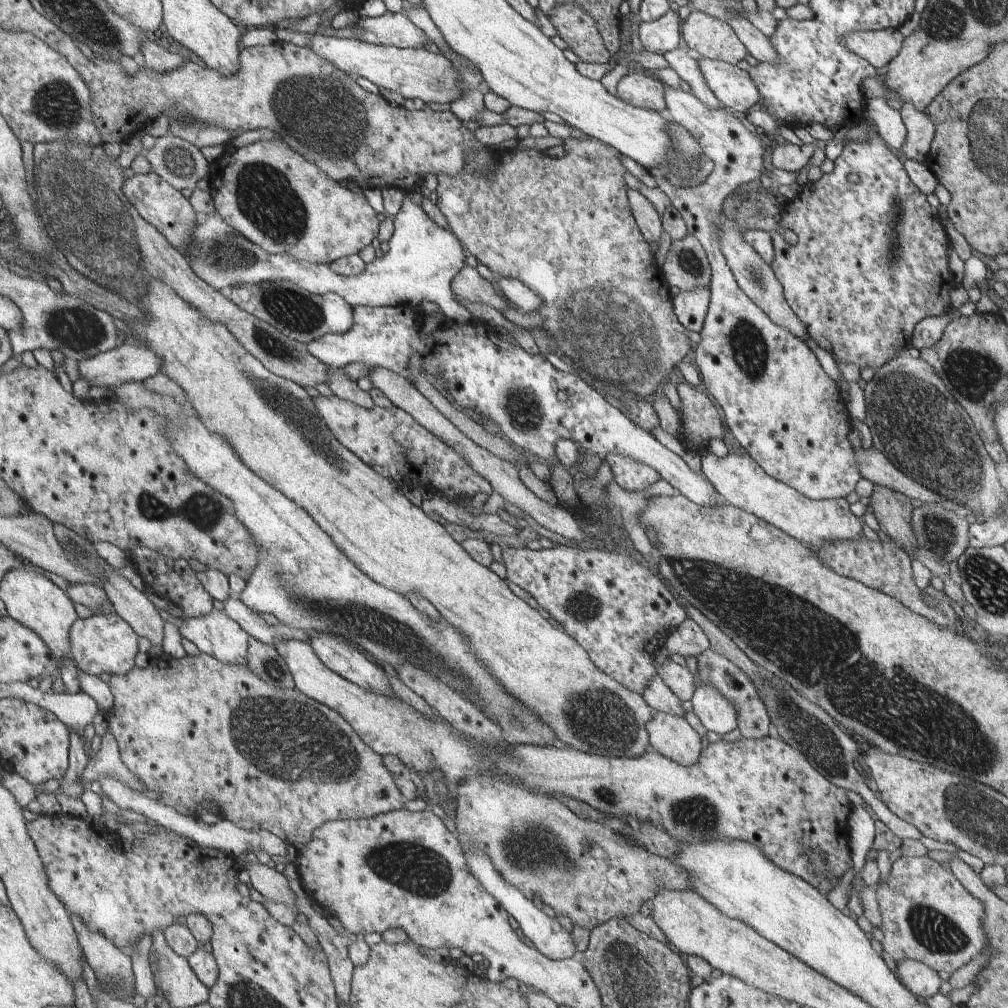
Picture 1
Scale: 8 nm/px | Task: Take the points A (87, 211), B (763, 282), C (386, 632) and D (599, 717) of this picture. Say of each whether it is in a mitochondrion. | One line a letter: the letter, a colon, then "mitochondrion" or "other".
A: mitochondrion
B: mitochondrion
C: mitochondrion
D: mitochondrion

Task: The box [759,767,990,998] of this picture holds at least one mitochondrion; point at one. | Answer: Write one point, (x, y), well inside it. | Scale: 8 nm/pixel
(931, 929)

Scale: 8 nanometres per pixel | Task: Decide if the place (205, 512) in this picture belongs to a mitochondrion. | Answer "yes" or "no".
yes

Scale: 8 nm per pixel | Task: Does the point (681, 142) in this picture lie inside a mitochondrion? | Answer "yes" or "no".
yes

